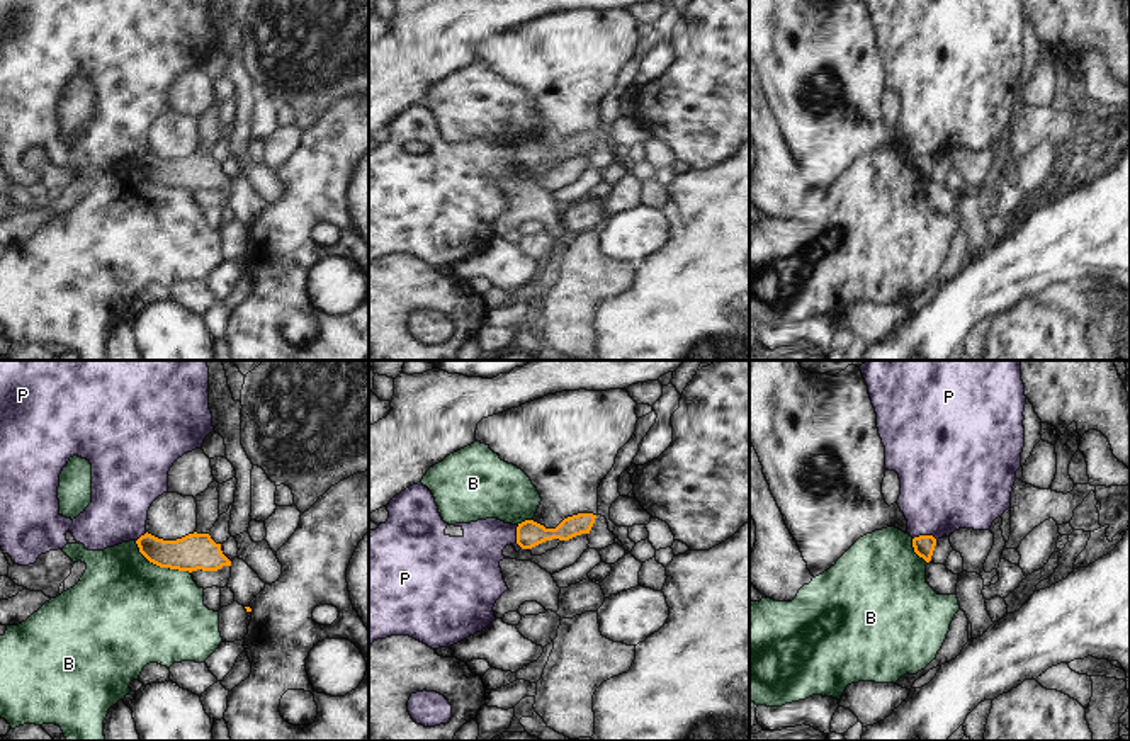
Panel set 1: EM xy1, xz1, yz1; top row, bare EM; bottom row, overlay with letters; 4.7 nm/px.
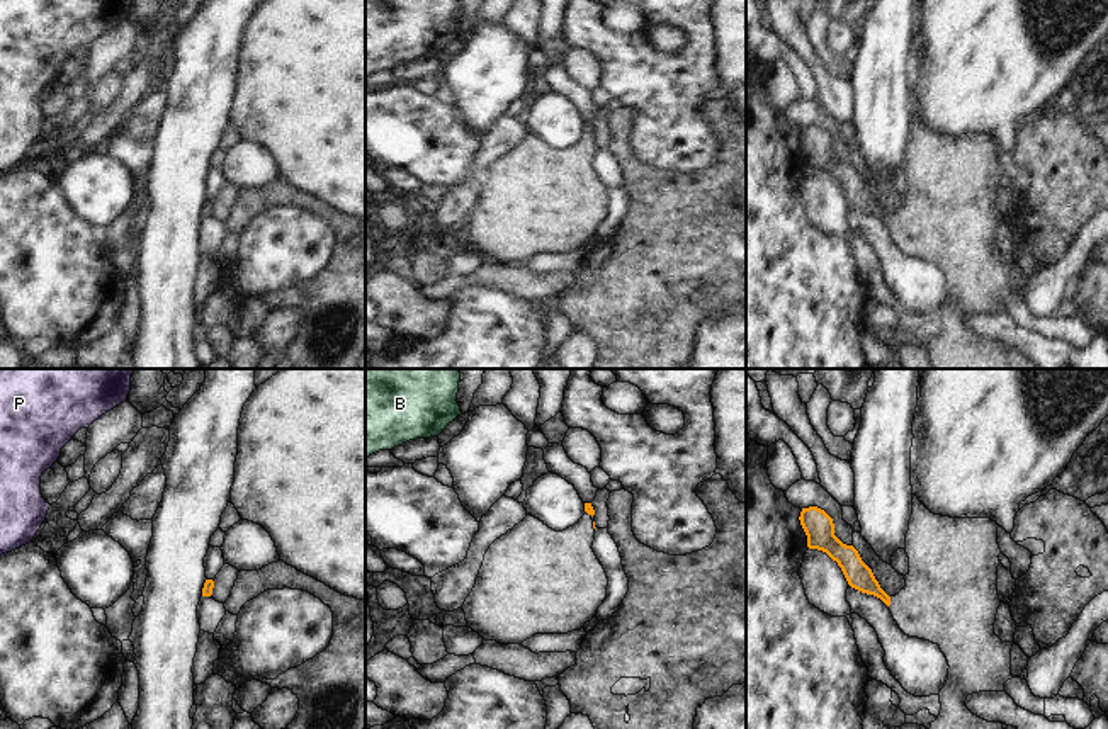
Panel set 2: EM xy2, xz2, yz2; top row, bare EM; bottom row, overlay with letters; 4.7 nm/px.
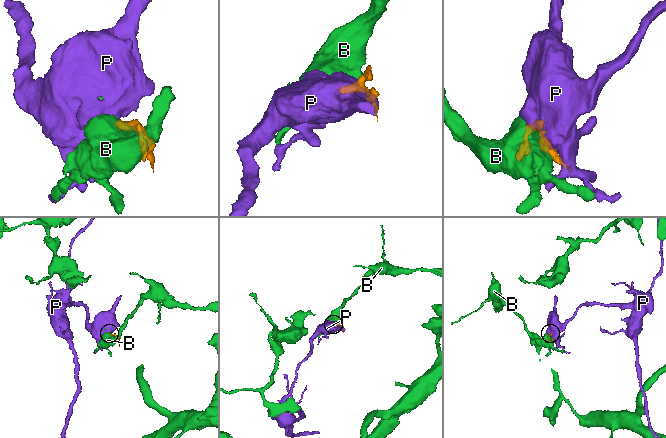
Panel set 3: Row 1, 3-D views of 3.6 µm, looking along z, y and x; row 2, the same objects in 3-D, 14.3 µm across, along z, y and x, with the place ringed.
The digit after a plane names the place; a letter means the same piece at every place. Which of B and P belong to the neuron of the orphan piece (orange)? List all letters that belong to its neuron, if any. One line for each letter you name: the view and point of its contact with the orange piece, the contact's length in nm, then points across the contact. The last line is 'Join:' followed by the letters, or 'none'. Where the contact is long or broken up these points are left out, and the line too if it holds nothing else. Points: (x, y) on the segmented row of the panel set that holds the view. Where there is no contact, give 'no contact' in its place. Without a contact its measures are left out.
Join: none

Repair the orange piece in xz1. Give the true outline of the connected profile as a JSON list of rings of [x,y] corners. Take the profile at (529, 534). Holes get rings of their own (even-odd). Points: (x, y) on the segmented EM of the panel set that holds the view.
[[[578,513],[564,518],[556,529],[545,529],[534,520],[525,520],[517,527],[517,544],[522,549],[532,549],[552,539],[569,540],[576,535],[590,534],[595,518],[596,515],[593,513]]]

